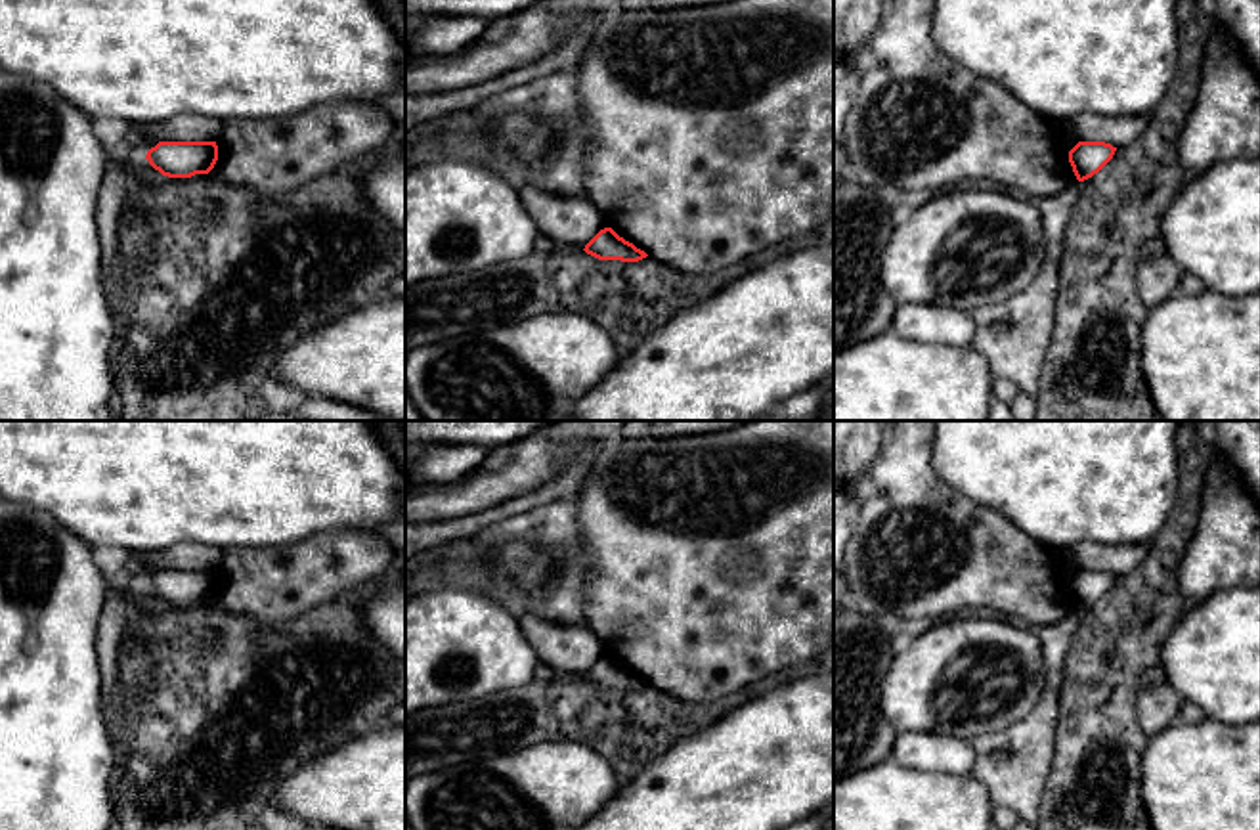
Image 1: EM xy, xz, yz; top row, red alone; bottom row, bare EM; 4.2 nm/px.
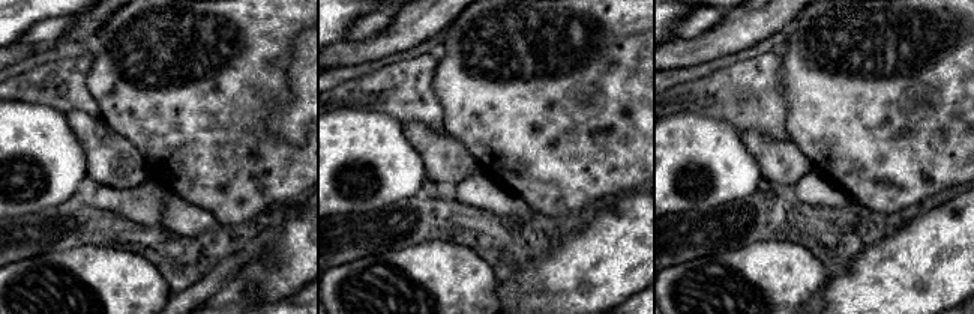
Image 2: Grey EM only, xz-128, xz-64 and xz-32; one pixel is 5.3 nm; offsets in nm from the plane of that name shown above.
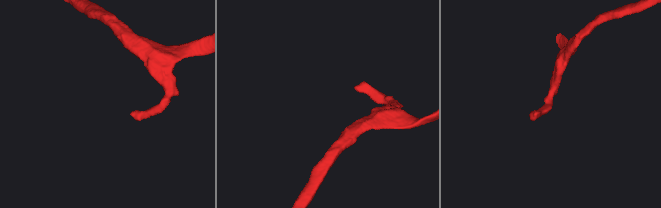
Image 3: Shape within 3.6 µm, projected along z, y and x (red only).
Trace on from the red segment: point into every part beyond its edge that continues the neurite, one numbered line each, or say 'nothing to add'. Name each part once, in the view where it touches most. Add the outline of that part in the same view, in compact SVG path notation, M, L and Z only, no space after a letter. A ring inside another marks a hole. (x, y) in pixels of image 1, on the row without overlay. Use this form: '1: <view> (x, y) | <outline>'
nothing to add

